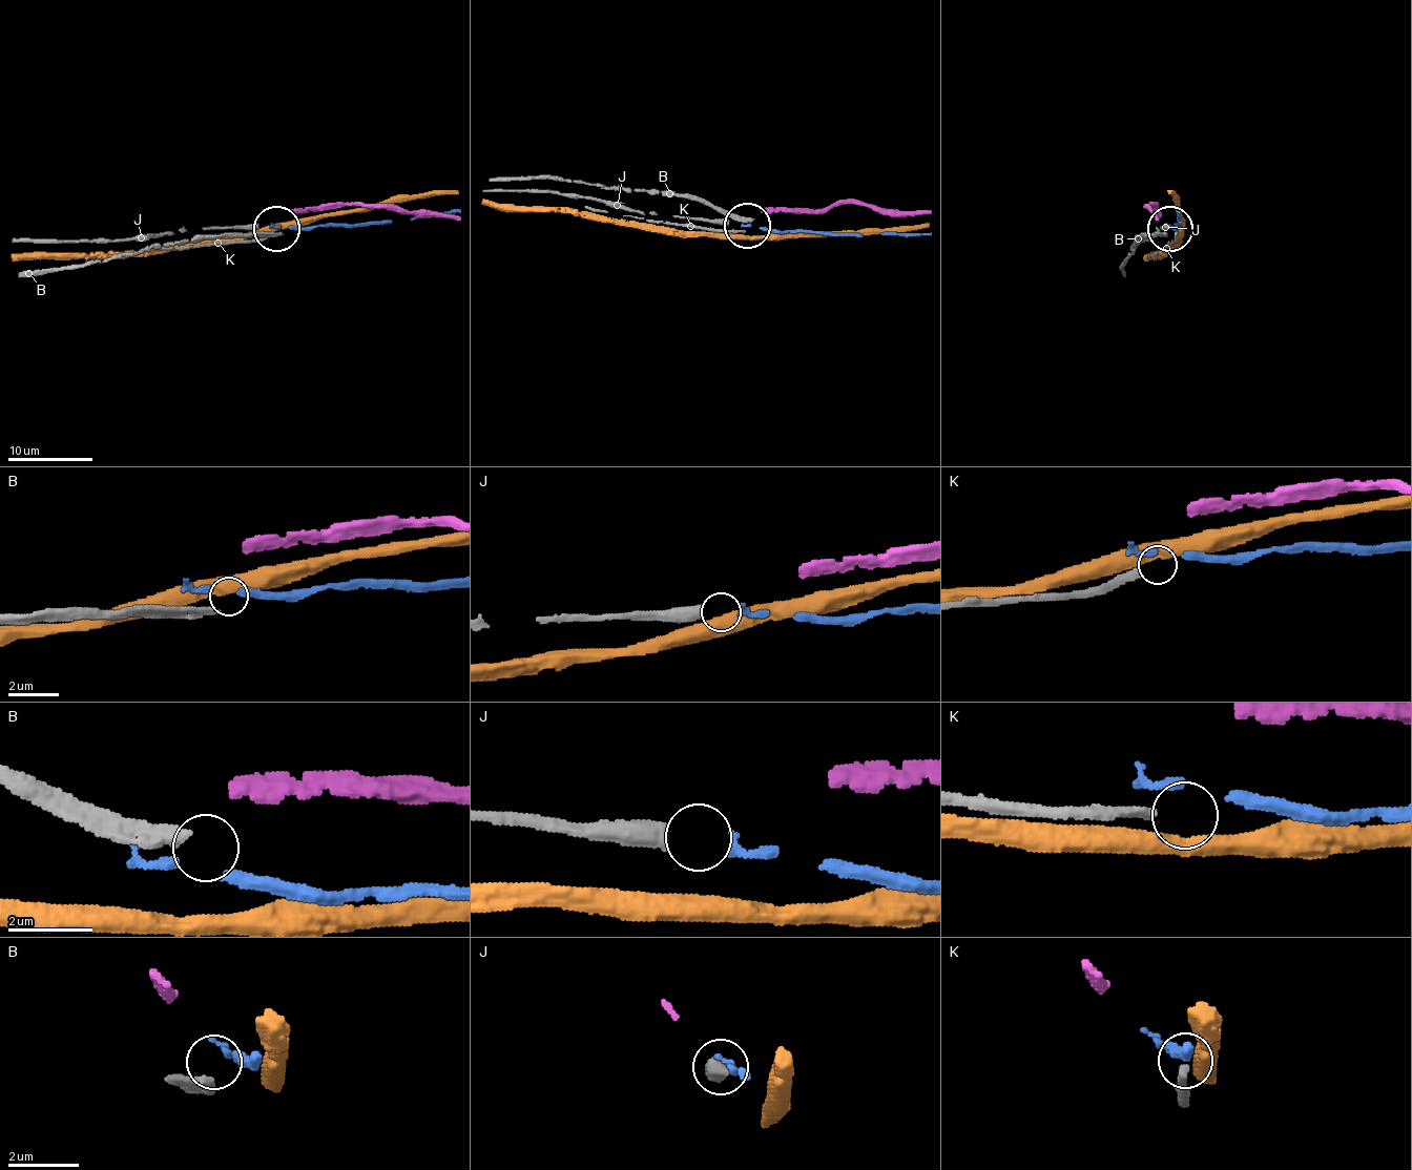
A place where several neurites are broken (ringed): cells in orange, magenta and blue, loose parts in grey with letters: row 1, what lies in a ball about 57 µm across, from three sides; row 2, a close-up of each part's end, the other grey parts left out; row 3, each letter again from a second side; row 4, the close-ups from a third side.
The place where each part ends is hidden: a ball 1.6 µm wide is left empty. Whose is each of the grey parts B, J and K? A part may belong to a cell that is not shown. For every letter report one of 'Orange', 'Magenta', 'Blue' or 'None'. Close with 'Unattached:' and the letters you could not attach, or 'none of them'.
B: None
J: Blue
K: None
Unattached: B, K

